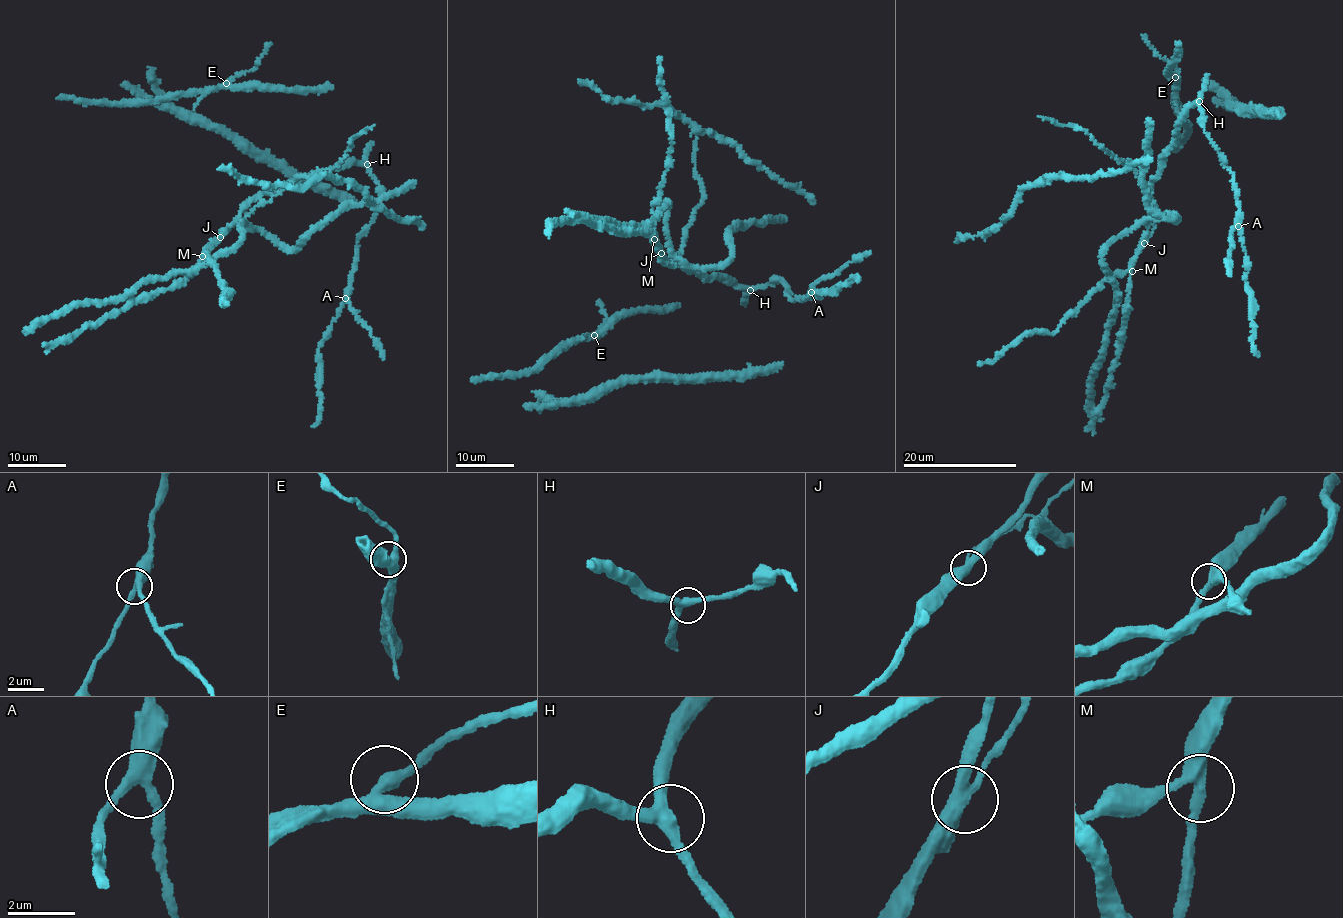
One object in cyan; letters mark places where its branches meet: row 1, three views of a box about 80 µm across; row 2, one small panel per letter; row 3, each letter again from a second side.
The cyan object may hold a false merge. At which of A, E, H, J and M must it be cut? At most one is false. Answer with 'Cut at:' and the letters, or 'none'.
Cut at: J

